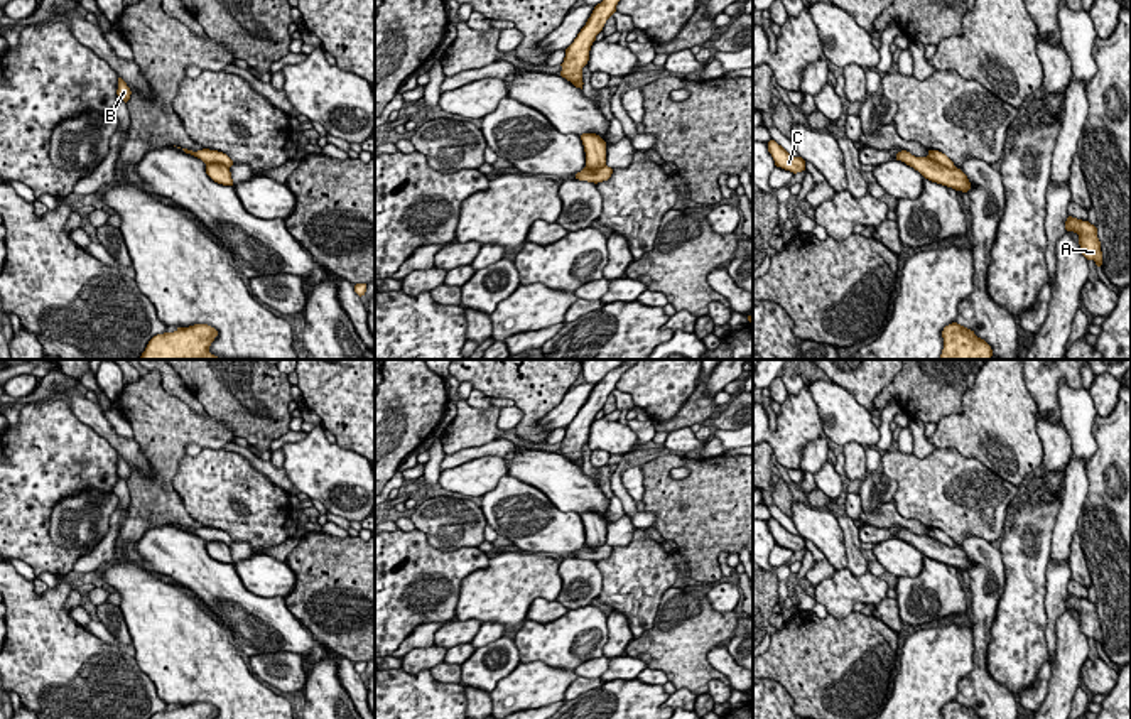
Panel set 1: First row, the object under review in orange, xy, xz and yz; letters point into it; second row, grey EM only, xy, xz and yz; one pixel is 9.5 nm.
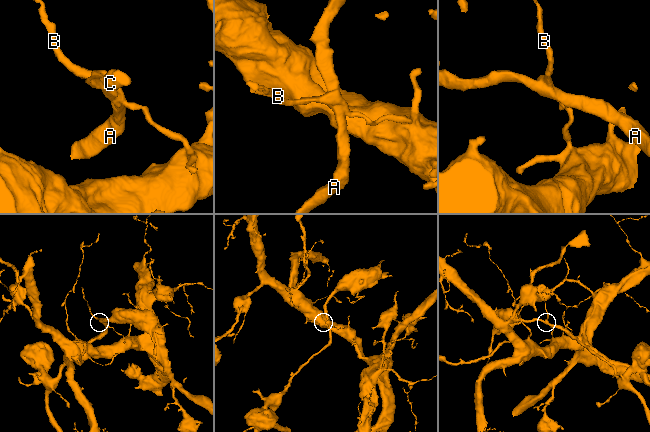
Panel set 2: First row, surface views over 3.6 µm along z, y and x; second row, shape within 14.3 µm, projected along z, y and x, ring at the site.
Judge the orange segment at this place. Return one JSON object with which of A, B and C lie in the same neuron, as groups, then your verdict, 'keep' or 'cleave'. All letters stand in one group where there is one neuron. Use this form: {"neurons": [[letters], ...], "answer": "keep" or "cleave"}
{"neurons": [["A", "B", "C"]], "answer": "keep"}

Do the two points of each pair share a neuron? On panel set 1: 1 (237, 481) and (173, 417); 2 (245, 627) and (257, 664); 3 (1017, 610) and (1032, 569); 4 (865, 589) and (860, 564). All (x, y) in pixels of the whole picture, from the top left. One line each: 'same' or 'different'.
1: different
2: different
3: same
4: different

